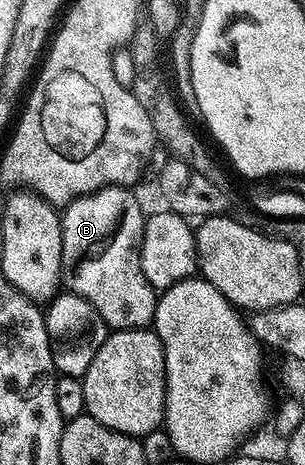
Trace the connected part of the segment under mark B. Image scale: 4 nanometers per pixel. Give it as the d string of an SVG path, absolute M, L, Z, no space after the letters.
M102 187L67 203L61 212L61 282L69 294L88 300L107 328L116 331L149 328L159 297L140 265L138 249L147 216L142 215L142 207L132 192L125 187Z

